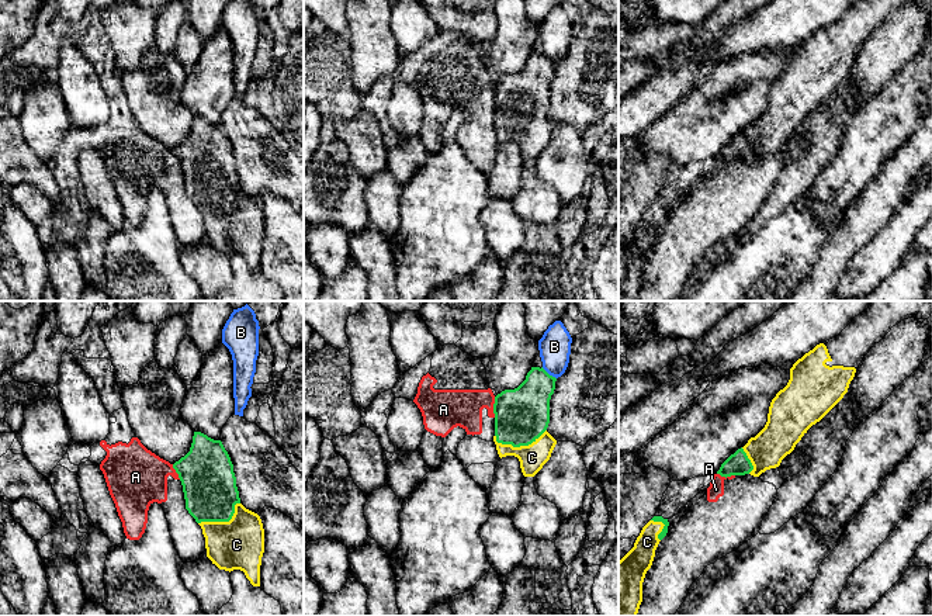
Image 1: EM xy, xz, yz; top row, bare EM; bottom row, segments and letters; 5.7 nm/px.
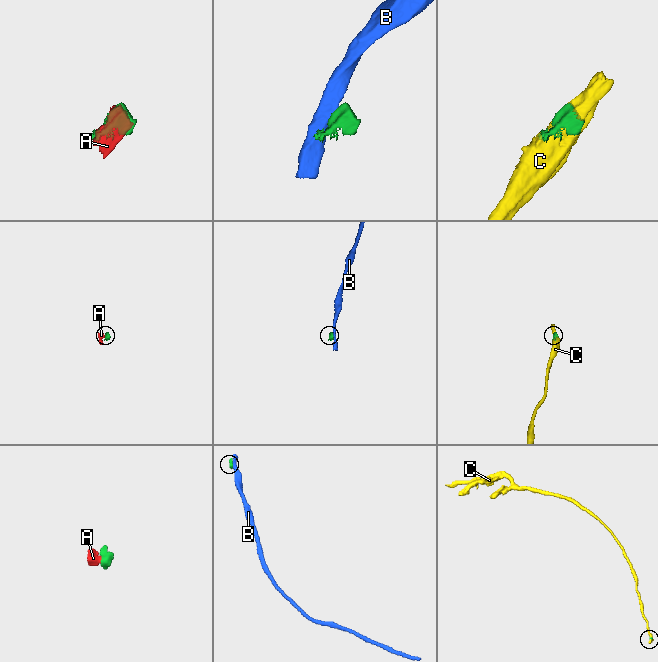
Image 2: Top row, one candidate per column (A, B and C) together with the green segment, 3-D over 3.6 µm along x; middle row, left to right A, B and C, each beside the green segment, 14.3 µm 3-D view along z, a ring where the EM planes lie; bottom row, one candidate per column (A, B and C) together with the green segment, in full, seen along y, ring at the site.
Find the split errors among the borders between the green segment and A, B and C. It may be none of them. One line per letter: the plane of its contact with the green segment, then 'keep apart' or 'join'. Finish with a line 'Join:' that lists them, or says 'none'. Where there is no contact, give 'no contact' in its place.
A: xz | keep apart
B: xz | keep apart
C: xz | join
Join: C

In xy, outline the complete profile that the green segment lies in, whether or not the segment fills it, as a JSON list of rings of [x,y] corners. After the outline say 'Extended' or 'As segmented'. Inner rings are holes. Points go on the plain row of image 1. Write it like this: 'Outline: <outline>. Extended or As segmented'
Outline: [[[194,117],[190,136],[173,149],[183,170],[186,194],[201,211],[207,242],[219,255],[240,255],[253,271],[260,271],[264,214],[257,198],[240,188],[233,149],[221,125]]]. Extended

